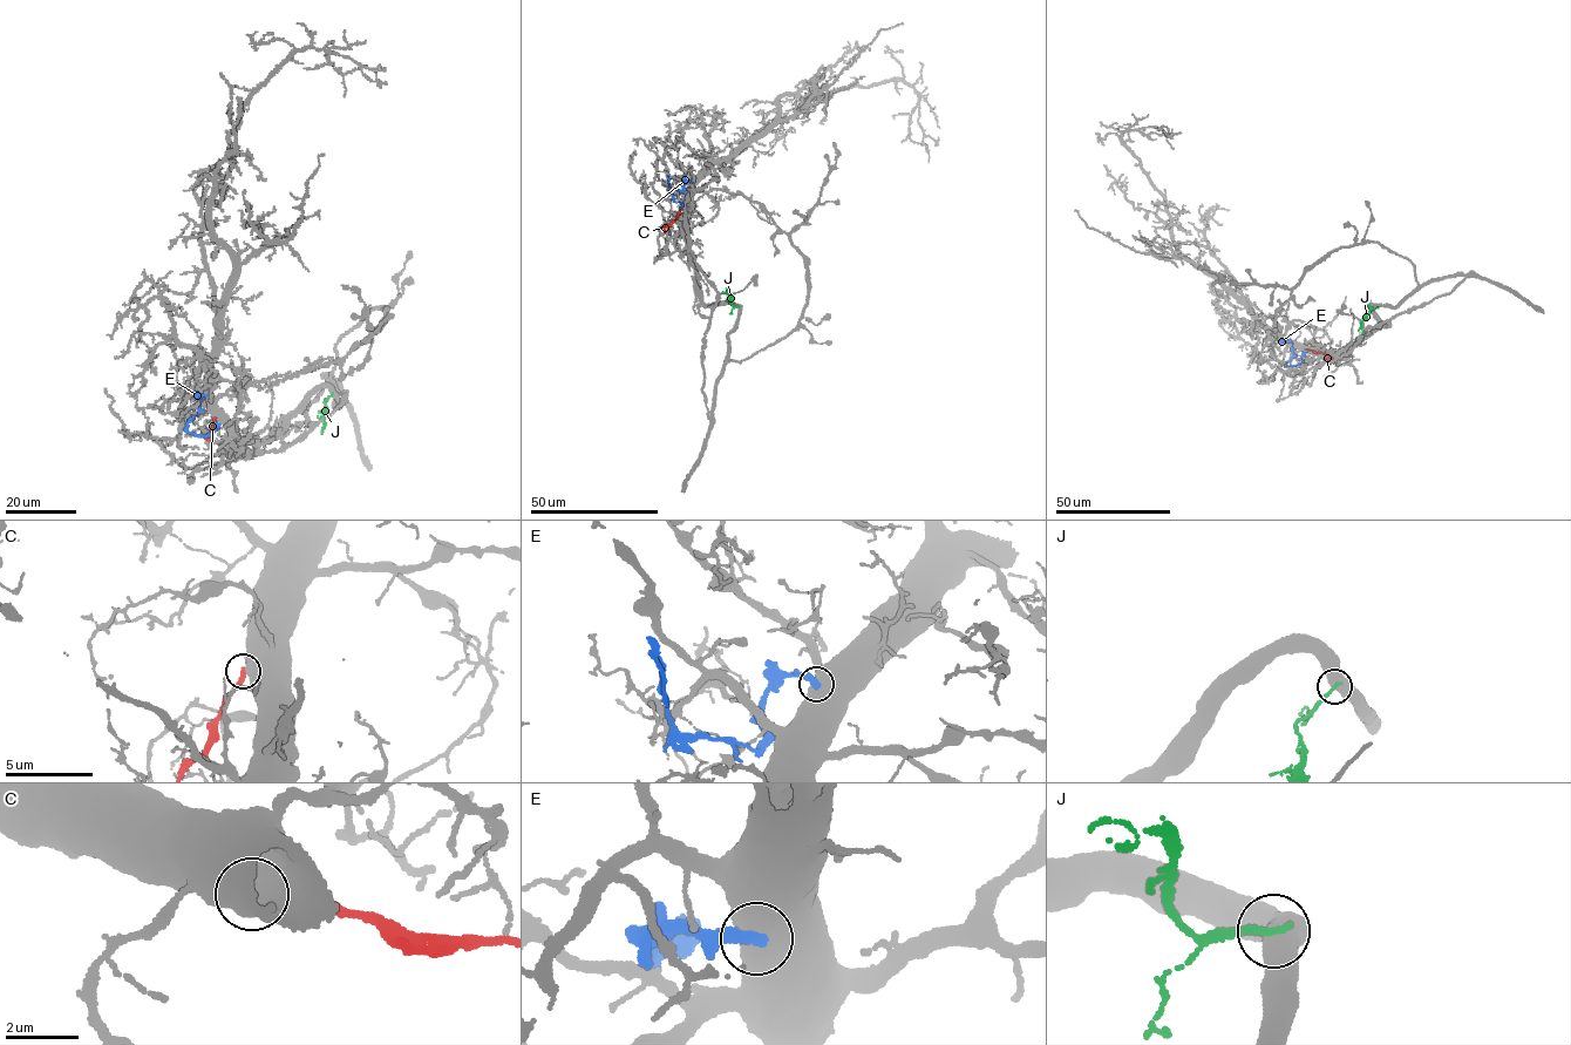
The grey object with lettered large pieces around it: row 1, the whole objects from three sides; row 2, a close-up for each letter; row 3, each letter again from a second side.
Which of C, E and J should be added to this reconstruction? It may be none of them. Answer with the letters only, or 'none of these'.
none of these

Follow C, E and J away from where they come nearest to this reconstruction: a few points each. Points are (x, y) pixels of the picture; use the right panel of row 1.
C: (1305, 350), (1333, 359)
E: (1280, 341), (1292, 343), (1293, 353), (1285, 364), (1287, 366), (1300, 364), (1306, 352)
J: (1368, 304), (1371, 309), (1361, 323), (1364, 333)

